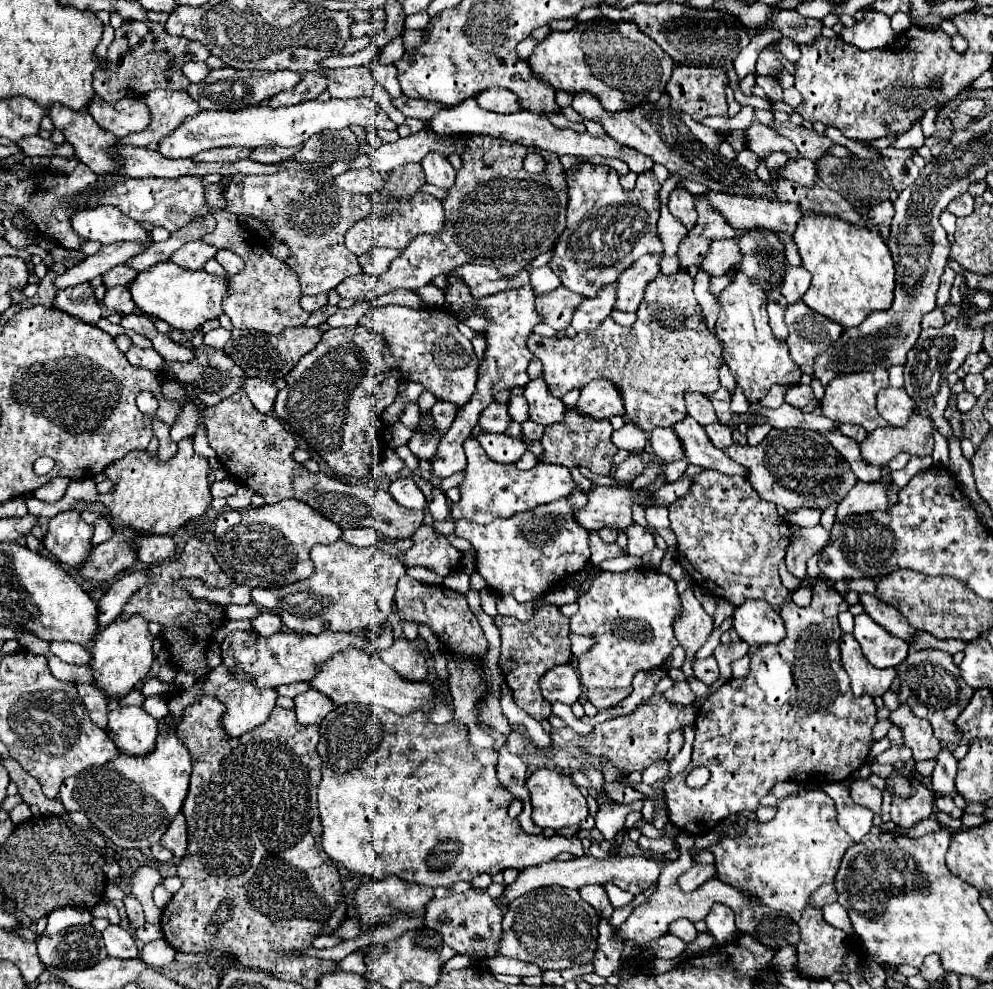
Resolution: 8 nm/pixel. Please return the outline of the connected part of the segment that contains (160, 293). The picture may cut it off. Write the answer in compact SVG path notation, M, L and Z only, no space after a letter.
M165 261L147 271L141 271L137 279L129 285L129 289L135 305L143 313L157 317L161 321L167 321L175 329L195 331L205 321L219 319L219 315L223 313L221 301L227 297L227 279L213 277L205 269L199 269L199 271L181 269L173 261Z

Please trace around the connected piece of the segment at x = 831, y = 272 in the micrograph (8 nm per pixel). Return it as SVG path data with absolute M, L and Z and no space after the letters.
M807 215L797 223L793 241L799 247L803 267L813 275L811 287L801 297L807 307L839 323L841 327L861 325L869 313L887 310L894 299L895 267L889 247L881 235L861 229L839 217Z

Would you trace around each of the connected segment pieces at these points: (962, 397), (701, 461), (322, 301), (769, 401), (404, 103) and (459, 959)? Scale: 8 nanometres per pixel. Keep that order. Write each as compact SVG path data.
M963 391L963 393L957 395L957 409L959 409L961 413L967 413L967 411L971 411L971 407L975 405L975 401L977 401L977 397L973 397L971 393Z
M687 415L683 421L673 425L673 431L679 435L685 449L685 457L691 463L701 465L705 469L717 469L725 475L741 475L741 477L749 475L749 471L743 465L737 465L721 449L713 447L705 429L693 417Z
M305 295L305 297L301 297L301 307L307 309L309 313L321 309L323 305L327 305L327 295L313 295L313 297Z
M771 387L771 391L769 391L769 395L763 399L763 401L759 401L759 403L753 403L753 405L749 405L749 413L755 413L755 411L759 411L759 409L777 409L777 407L781 407L783 405L783 393L785 393L785 389L787 387Z
M401 95L399 99L393 99L393 105L405 115L405 117L415 117L421 121L429 121L429 117L433 117L433 113L437 113L437 109L441 109L439 103L429 103L425 99L409 99L405 95Z
M455 955L453 959L449 959L445 963L445 969L441 969L441 971L443 973L449 973L453 969L463 969L463 967L469 967L469 965L473 965L473 959L471 957L467 957L467 955Z

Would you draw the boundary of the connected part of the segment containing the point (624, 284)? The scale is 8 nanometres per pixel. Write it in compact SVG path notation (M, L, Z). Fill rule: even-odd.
M645 255L635 265L625 269L625 273L617 281L615 309L625 311L625 313L637 311L637 307L643 299L643 293L645 293L645 285L649 285L649 281L653 281L661 273L661 269L659 269L661 259L663 259L663 255L657 255L657 257Z

